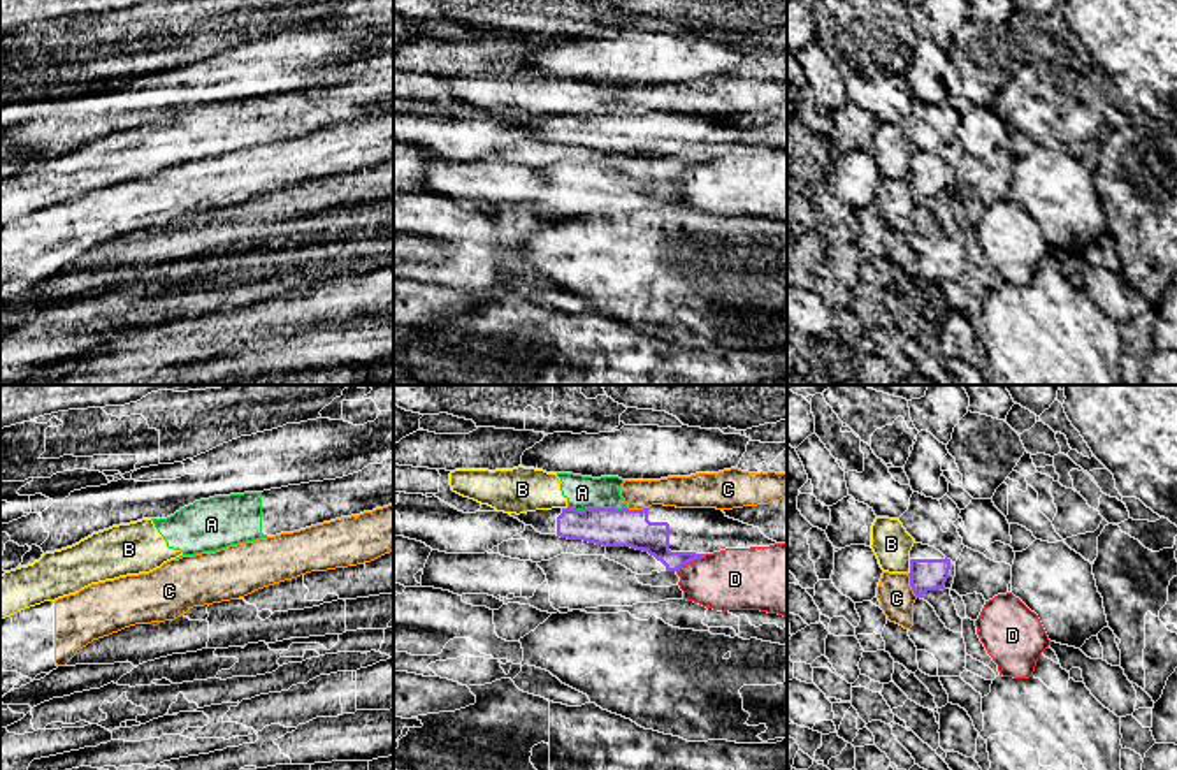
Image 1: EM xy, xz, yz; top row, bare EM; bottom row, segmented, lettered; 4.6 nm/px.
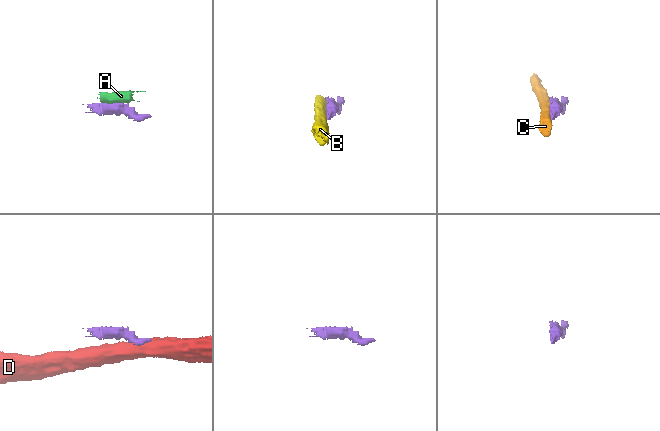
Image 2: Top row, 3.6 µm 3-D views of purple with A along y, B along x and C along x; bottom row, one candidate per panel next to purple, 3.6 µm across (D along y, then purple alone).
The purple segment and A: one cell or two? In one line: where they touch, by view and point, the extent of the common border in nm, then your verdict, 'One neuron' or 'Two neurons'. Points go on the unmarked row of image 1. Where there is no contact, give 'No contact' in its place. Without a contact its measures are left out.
Touches purple at xz (598, 115). Shared border 280 nm. Two neurons

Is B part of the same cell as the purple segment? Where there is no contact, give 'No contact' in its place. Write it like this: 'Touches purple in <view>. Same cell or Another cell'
Touches purple in yz. Another cell

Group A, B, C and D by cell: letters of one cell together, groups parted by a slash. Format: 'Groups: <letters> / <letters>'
Groups: A B / C / D

